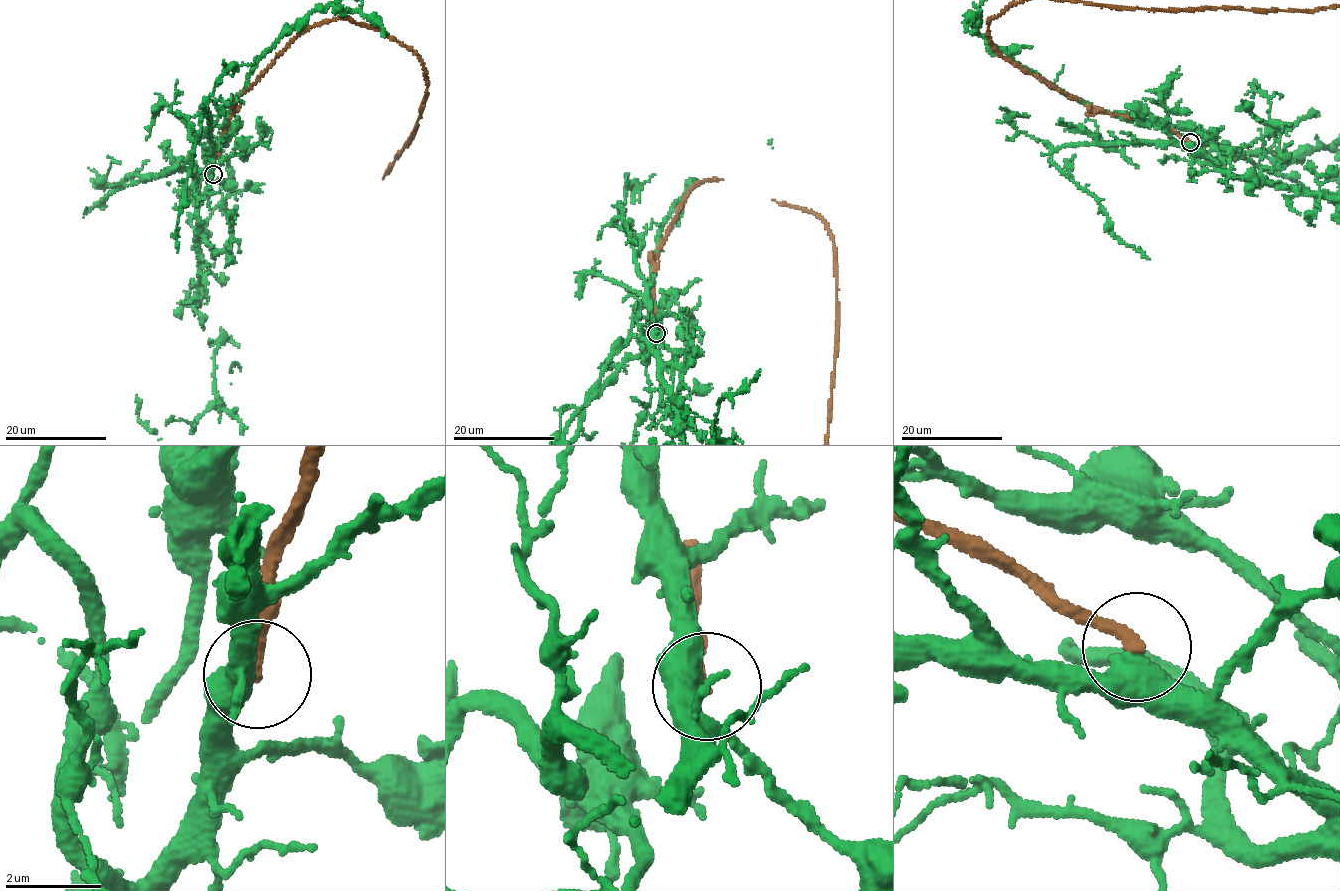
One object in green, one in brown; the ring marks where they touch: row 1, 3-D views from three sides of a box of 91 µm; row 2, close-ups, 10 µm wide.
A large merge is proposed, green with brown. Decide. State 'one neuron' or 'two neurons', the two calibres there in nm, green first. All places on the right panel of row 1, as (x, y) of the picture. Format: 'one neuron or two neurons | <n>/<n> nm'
two neurons | 420/280 nm

